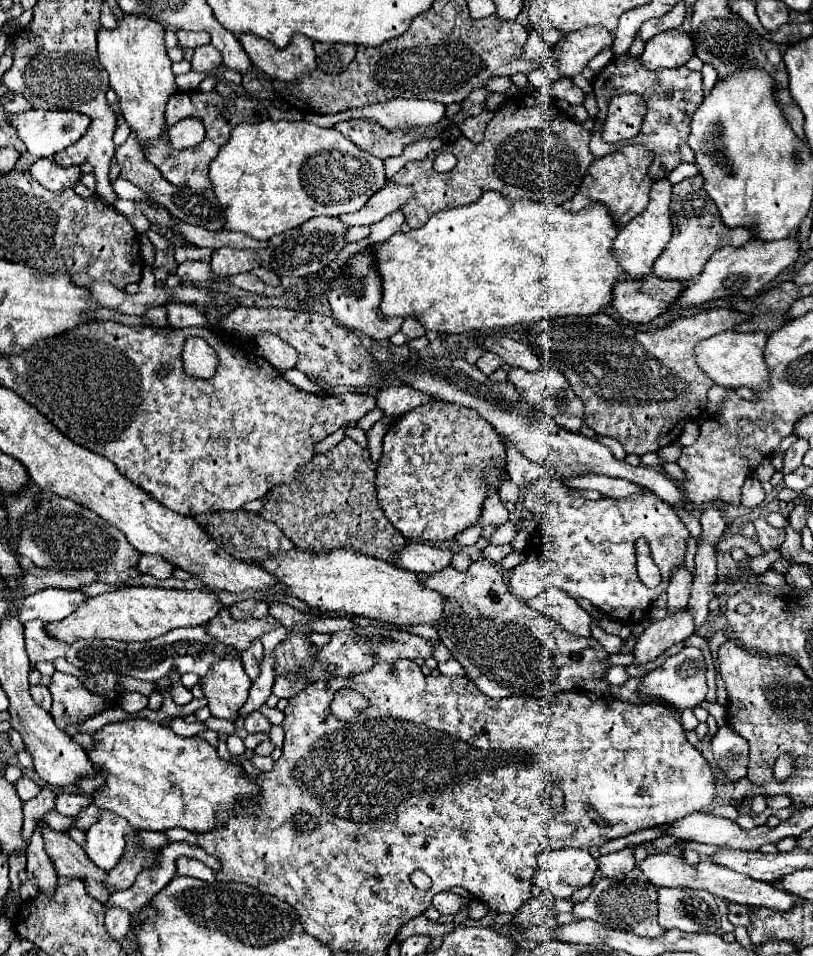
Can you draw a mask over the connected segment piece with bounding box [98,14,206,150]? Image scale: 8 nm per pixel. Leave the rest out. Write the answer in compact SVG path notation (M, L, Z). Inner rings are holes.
M124 16L116 30L98 32L98 58L110 74L110 88L118 96L122 116L130 130L136 134L142 150L148 150L154 140L168 140L172 150L186 150L198 146L204 136L204 124L198 118L182 118L168 126L164 118L166 102L176 92L174 74L170 70L170 58L164 48L164 28L158 22L150 22L138 16Z

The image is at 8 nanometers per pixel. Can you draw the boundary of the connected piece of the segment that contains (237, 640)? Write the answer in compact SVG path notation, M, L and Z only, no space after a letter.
M222 610L214 620L210 620L204 628L214 634L214 638L218 638L220 642L236 648L236 650L246 650L254 640L260 640L266 632L278 628L280 622L274 620L272 616L260 618L260 620L242 620L242 622L234 622L230 618L228 610Z

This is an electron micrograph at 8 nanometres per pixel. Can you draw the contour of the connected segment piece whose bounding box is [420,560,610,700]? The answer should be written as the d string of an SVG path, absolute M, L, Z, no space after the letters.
M488 560L474 562L464 574L450 568L450 570L442 570L442 574L420 576L420 578L422 584L442 592L450 602L450 618L446 618L446 622L438 626L440 640L454 654L454 660L462 664L462 668L466 670L466 678L470 678L470 682L474 682L474 686L482 690L482 694L486 694L488 698L536 696L544 700L554 700L558 694L582 692L578 680L600 680L604 678L604 672L608 672L610 668L608 664L610 654L602 648L598 640L578 638L574 634L568 634L566 630L562 630L562 626L558 626L558 622L546 618L546 614L538 614L538 610L532 610L530 606L516 600L508 592L502 574Z

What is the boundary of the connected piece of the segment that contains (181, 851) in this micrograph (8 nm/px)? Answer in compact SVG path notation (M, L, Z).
M170 842L168 846L164 846L160 850L160 862L158 868L154 870L144 870L140 872L140 876L136 878L136 882L126 888L126 890L118 890L110 896L110 900L106 902L108 908L122 908L130 914L138 912L140 908L148 906L152 902L152 898L172 880L172 876L176 874L176 858L178 856L190 856L190 858L198 858L200 862L204 862L206 866L210 866L212 870L222 870L222 864L218 862L218 858L206 854L206 850L202 850L200 846L190 846L186 842Z

